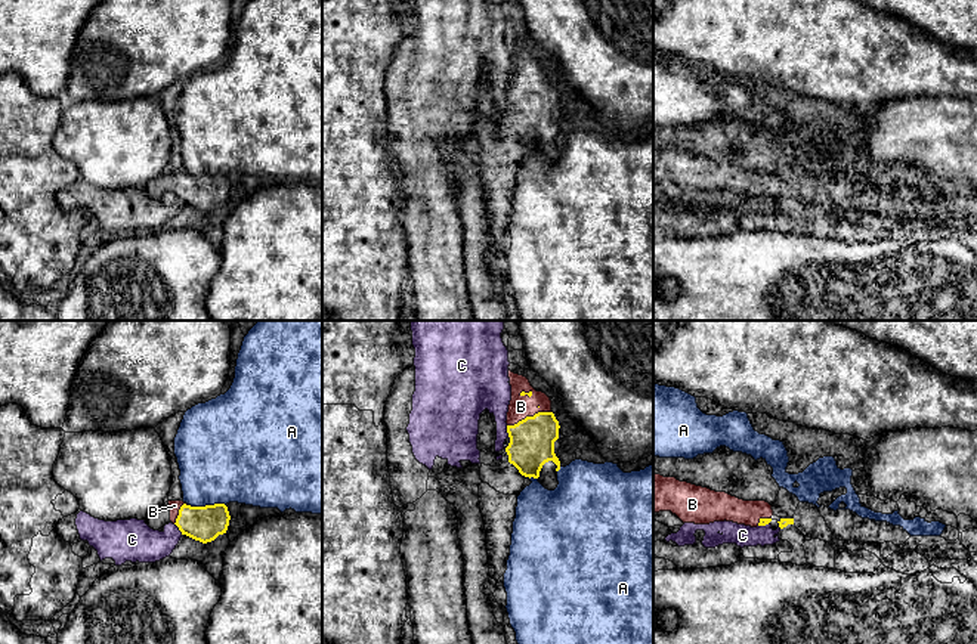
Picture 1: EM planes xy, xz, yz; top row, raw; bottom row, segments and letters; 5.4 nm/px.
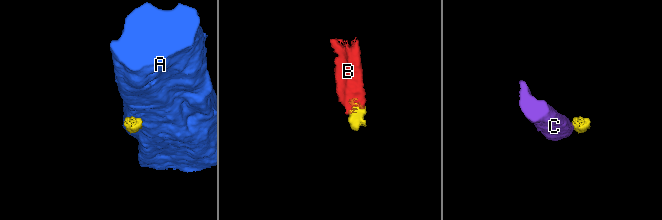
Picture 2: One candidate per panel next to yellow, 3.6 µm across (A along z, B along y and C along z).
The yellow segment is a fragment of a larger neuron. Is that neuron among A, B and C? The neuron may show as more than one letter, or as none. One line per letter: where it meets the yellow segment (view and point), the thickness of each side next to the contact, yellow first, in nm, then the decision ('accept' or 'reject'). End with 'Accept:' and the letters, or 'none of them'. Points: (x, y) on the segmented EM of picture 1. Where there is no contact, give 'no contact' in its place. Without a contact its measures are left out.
A: xy (207, 505) | 190/440 nm | reject
B: xz (528, 417) | 240/130 nm | accept
C: xz (507, 432) | 240/220 nm | reject
Accept: B

